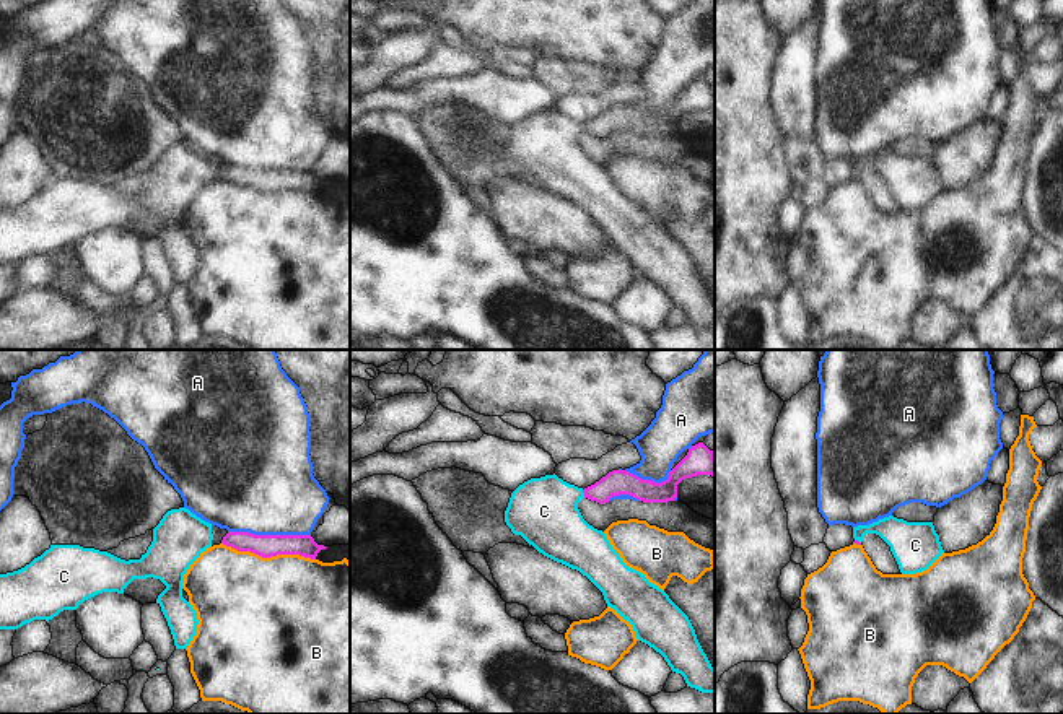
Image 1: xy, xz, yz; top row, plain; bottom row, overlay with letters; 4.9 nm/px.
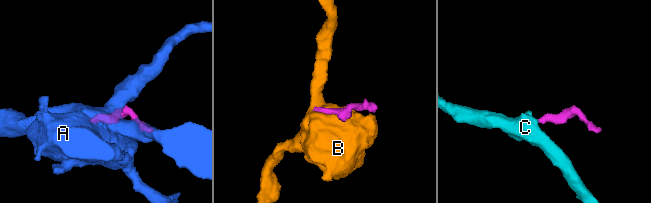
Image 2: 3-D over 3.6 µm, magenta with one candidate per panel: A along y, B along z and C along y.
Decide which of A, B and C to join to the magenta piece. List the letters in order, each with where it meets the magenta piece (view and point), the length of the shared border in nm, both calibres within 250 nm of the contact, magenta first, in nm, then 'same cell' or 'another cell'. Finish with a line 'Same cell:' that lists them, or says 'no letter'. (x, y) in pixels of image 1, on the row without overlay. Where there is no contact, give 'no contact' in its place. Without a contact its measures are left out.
A: xy (269, 171) | 400 nm | 110/500 nm | another cell
B: xy (269, 192) | 480 nm | 110/500 nm | another cell
C: xz (583, 127) | 40 nm | 130/340 nm | same cell
Same cell: C

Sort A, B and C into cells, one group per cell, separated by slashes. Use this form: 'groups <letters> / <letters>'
groups A / B / C

